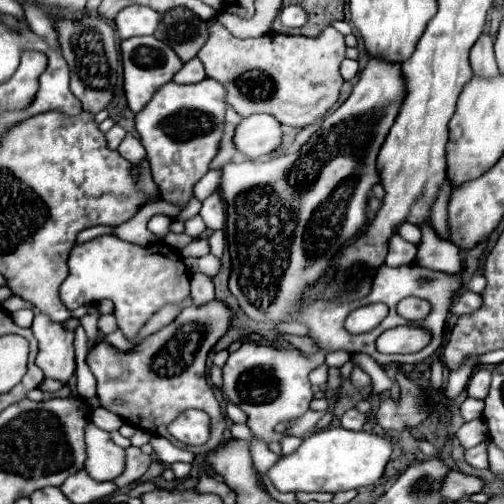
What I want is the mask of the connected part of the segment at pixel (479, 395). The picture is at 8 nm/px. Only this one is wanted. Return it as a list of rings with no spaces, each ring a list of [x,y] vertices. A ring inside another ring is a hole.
[[[477,369],[471,375],[471,381],[467,385],[467,393],[469,397],[475,399],[485,399],[489,393],[489,383],[491,383],[491,371],[489,369]]]

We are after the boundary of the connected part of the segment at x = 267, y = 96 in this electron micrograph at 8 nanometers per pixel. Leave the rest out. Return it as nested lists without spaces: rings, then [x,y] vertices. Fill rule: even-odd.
[[[216,22],[209,24],[207,43],[199,51],[199,59],[207,71],[207,77],[217,79],[227,89],[227,103],[241,115],[249,117],[253,113],[269,113],[281,125],[291,127],[305,127],[315,119],[321,119],[327,109],[339,99],[339,89],[343,85],[343,77],[339,75],[340,64],[346,58],[347,46],[343,35],[331,27],[327,27],[317,37],[303,37],[303,35],[281,35],[281,33],[267,33],[257,39],[237,39],[227,35],[225,27]]]

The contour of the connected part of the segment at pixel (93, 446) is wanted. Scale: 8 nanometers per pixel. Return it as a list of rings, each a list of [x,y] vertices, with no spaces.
[[[93,423],[85,429],[87,441],[87,473],[97,481],[113,481],[125,471],[125,449],[113,443],[111,435]]]

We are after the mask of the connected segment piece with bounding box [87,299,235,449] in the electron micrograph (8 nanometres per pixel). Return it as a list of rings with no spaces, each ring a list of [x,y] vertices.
[[[213,299],[205,305],[185,307],[167,327],[147,337],[125,355],[103,341],[97,343],[87,357],[87,363],[97,379],[97,397],[101,407],[117,413],[123,421],[135,425],[137,429],[169,439],[177,447],[185,445],[171,437],[167,425],[185,409],[201,409],[211,417],[211,437],[207,441],[207,449],[217,449],[223,441],[227,423],[219,401],[205,379],[205,361],[213,345],[229,331],[233,319],[233,309],[225,301]]]

